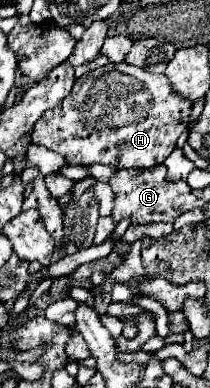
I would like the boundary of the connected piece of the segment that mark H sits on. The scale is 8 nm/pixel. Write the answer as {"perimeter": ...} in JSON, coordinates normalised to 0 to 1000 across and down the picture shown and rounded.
{"perimeter":[[[605,160],[510,165],[357,206],[329,247],[176,309],[148,361],[310,397],[329,423],[729,433],[833,387],[910,278],[919,263],[843,242],[786,191],[719,191]]]}

